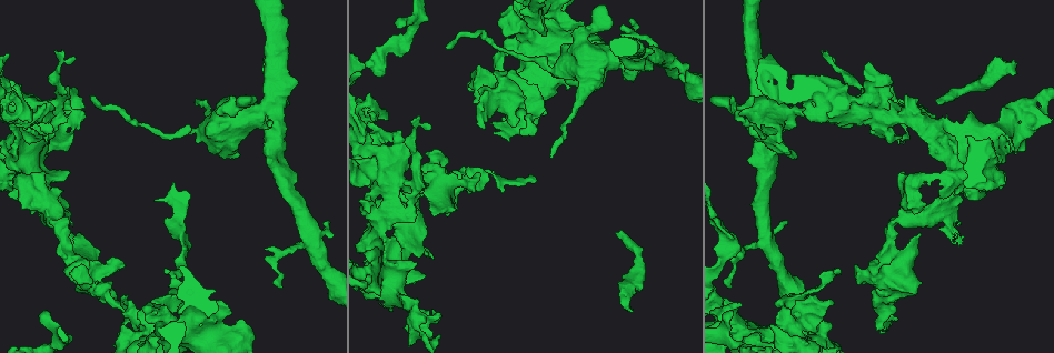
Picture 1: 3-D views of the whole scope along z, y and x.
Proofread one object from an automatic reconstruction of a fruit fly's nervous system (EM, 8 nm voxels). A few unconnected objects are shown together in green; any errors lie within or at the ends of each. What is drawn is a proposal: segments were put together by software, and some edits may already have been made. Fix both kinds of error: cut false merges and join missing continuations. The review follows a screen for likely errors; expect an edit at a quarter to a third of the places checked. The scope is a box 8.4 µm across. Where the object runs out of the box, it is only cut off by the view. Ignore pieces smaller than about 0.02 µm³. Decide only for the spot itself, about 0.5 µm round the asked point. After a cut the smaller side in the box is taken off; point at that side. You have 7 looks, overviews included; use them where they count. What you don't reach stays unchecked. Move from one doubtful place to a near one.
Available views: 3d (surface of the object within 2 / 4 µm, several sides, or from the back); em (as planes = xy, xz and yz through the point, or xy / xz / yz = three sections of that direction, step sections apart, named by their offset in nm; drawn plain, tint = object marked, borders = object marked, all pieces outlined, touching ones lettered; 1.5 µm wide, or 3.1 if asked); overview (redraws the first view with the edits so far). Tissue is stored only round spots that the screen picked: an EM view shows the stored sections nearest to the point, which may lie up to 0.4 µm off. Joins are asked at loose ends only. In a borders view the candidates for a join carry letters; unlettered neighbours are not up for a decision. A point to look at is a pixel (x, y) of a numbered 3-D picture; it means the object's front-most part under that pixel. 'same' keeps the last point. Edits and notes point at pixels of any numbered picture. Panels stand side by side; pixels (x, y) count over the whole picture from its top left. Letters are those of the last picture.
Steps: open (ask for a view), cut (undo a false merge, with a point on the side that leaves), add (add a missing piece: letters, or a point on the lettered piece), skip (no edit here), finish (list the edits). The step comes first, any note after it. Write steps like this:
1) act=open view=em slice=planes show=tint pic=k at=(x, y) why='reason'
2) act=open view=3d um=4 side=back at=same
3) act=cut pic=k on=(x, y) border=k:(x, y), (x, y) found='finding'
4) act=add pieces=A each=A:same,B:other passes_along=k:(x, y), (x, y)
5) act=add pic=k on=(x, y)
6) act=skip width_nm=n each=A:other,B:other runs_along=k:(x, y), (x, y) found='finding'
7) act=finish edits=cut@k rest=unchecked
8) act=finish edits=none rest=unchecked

act=open view=em slice=planes show=tint pic=1 at=(400, 26) why='an open end'

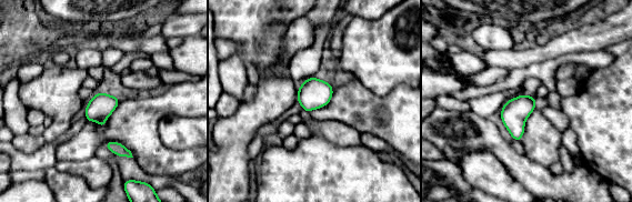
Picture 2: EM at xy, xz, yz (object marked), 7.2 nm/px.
act=open view=em slice=planes show=borders at=same

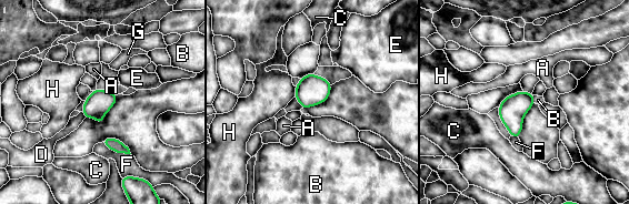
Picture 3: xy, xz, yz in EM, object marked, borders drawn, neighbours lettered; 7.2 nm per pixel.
act=skip each=A:other,B:other,C:other,D:other,E:other,F:other,G:other,H:other border=3:(532, 95), (535, 102) found='none of them fits'

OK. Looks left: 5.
act=open view=3d um=2 side=back pic=1 at=(479, 173) why='free end'

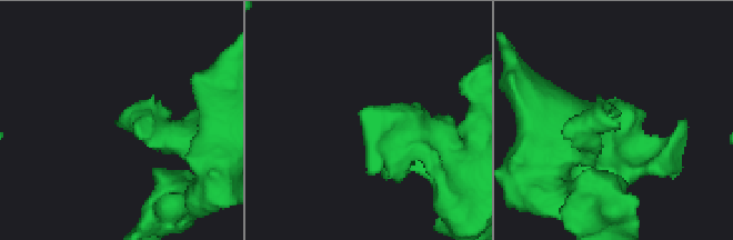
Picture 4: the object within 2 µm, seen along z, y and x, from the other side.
act=open view=em slice=xz step=4 show=borders pic=4 at=(614, 120)

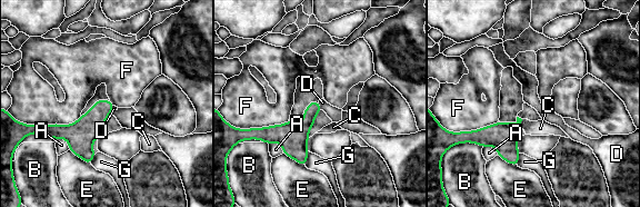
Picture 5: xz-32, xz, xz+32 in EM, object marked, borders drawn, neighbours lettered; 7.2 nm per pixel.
act=open view=em slice=yz step=4 show=borders at=same

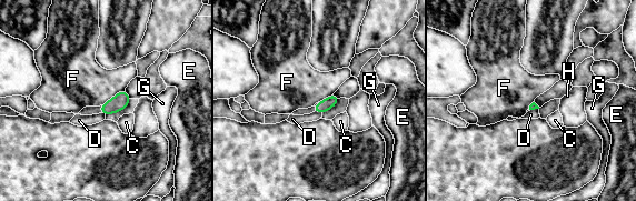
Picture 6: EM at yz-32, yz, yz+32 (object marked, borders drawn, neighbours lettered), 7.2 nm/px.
act=skip each=C:other,D:other,E:other,F:other,G:other,H:other border=6:(125, 89), (117, 92), (101, 106) found='no lettered piece goes on from it'

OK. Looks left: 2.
act=open view=3d um=4 pic=1 at=(938, 102) why='free end'

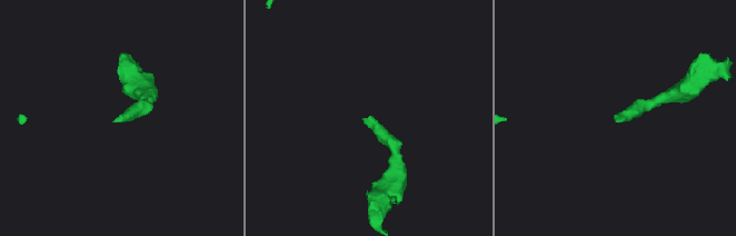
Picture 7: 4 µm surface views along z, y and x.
act=open view=em slice=planes show=borders pic=7 at=(114, 121) why='shape alone is not enough'

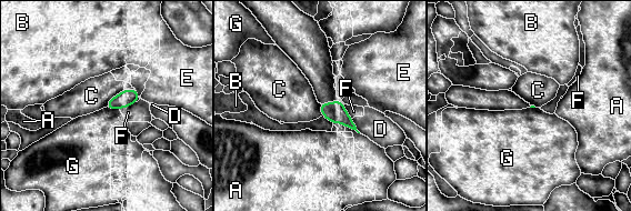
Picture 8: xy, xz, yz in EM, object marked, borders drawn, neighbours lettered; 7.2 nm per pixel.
act=skip each=A:other,B:other,C:other,D:other,E:other,F:other,G:other border=8:(106, 107), (119, 109) found='no lettered piece goes on from it'

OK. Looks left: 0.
act=finish edits=none rest=unchecked

